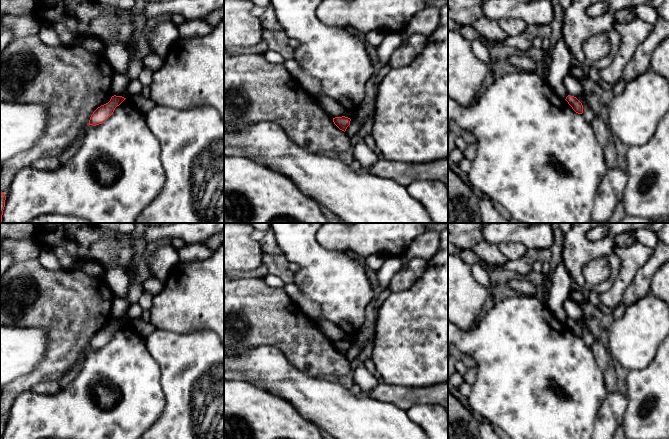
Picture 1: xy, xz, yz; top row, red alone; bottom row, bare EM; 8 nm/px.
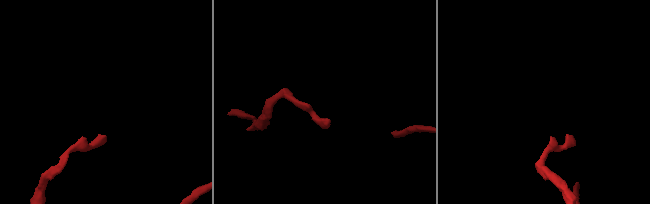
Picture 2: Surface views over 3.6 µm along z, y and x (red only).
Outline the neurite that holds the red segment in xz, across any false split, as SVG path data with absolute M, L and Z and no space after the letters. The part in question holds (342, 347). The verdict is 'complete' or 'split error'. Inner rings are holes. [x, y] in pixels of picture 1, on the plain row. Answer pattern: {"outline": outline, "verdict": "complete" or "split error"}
{"outline": "M345 340L333 342L334 348L342 355L346 355L347 351L350 349L351 343Z", "verdict": "complete"}

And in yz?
{"outline": "M568 319L565 324L576 337L583 337L583 329L576 321Z", "verdict": "complete"}

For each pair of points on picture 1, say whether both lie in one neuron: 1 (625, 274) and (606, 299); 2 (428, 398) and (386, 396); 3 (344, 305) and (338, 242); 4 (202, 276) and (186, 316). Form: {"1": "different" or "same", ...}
{"1": "same", "2": "same", "3": "different", "4": "same"}

